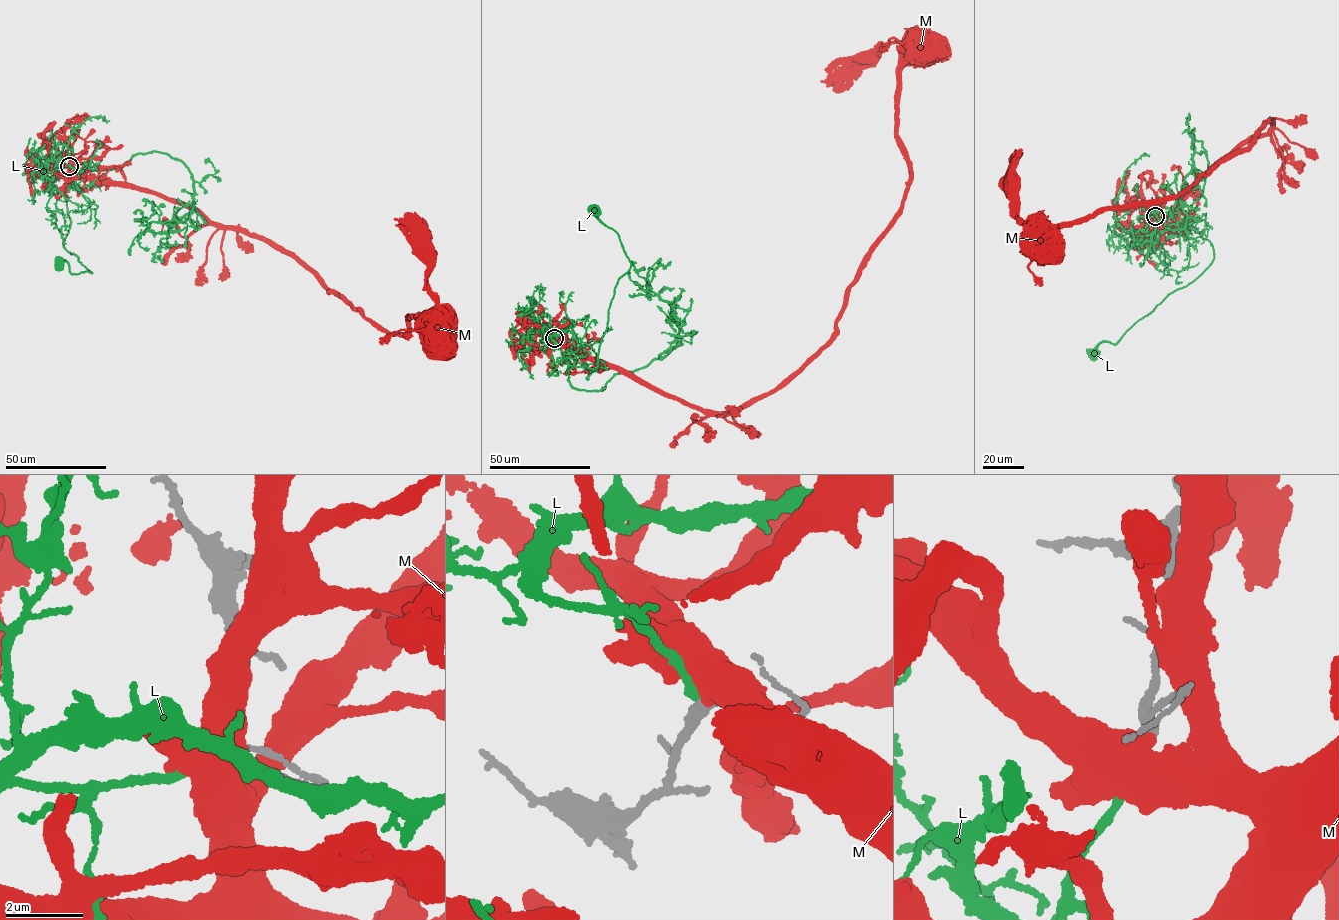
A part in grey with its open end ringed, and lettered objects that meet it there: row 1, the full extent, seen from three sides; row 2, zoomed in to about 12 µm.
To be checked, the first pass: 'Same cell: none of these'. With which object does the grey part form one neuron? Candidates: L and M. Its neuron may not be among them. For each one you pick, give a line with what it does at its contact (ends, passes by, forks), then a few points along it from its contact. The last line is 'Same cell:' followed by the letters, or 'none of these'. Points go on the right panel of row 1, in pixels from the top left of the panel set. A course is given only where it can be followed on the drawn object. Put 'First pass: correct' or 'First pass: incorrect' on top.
First pass: incorrect
L: it ends; course (1155, 216), (1150, 226), (1161, 238), (1192, 228), (1210, 242), (1213, 260), (1115, 344), (1101, 342), (1094, 353)
Same cell: L

